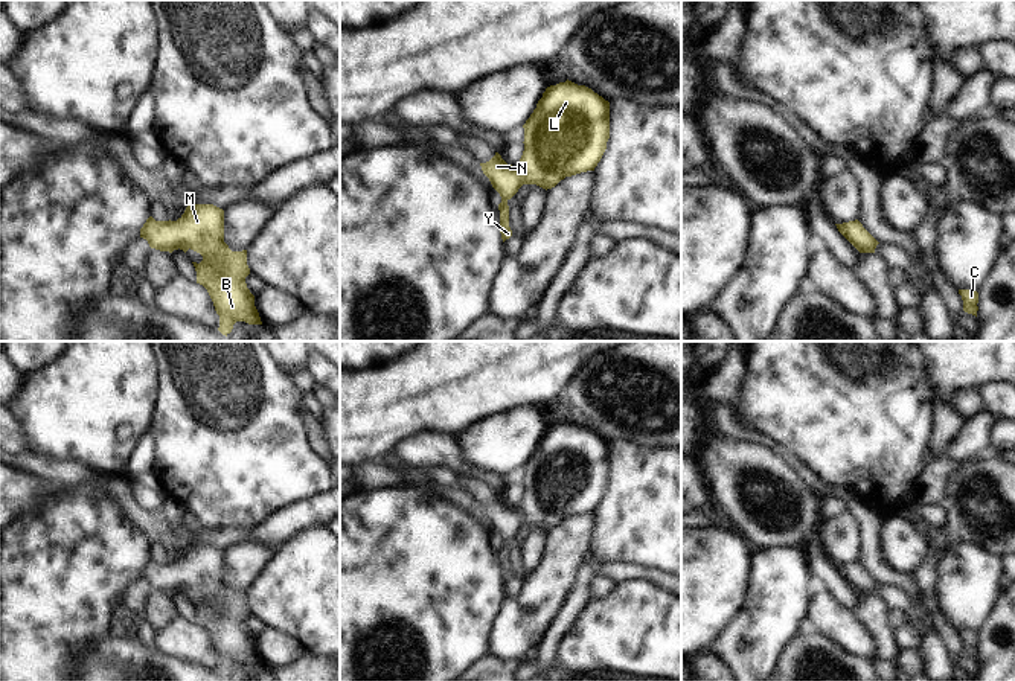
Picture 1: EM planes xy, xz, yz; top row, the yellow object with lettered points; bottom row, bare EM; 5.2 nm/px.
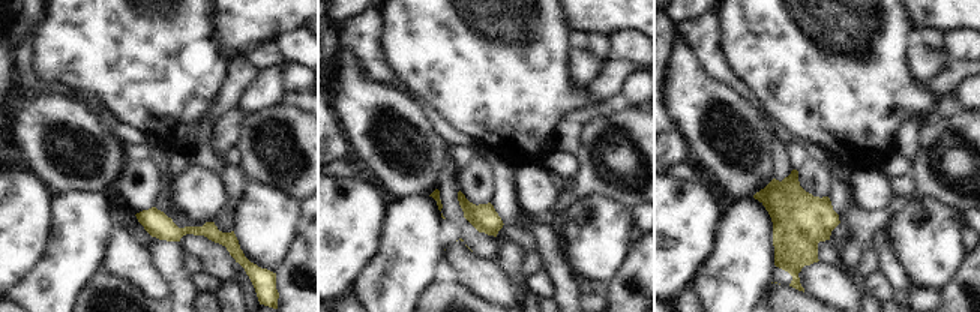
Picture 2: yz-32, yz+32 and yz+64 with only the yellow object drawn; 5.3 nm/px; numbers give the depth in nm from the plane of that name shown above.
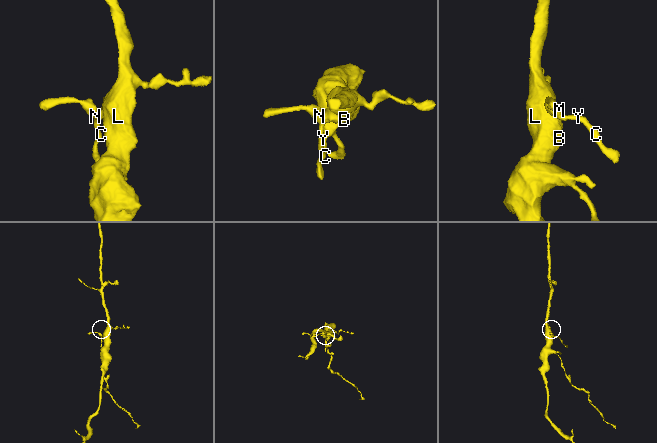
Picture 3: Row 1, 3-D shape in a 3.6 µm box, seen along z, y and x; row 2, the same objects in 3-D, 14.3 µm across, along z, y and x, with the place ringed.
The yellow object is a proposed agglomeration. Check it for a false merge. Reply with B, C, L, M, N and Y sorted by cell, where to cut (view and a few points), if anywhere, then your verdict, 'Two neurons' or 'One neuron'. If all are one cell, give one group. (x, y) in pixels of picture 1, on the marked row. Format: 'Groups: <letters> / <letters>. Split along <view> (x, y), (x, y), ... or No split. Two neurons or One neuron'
Groups: B C L M N Y. No split. One neuron

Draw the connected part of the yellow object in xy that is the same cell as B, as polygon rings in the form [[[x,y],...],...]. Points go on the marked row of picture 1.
[[[189,204],[184,213],[177,221],[155,221],[152,216],[146,219],[140,229],[140,238],[146,239],[151,248],[160,251],[191,248],[203,256],[200,264],[192,262],[197,271],[197,283],[203,285],[219,315],[218,331],[223,335],[229,335],[236,321],[245,321],[248,325],[262,325],[259,312],[255,306],[255,296],[250,293],[245,283],[245,277],[250,274],[247,265],[247,250],[232,251],[224,242],[224,210],[213,204]]]

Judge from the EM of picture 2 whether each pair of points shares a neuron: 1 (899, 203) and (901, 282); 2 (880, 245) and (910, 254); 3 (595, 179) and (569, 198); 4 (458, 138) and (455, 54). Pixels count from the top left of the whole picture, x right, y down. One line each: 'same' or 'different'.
1: different
2: different
3: same
4: different

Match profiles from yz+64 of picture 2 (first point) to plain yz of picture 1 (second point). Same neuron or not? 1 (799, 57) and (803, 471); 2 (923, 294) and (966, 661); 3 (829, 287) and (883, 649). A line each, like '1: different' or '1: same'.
1: different
2: same
3: different

